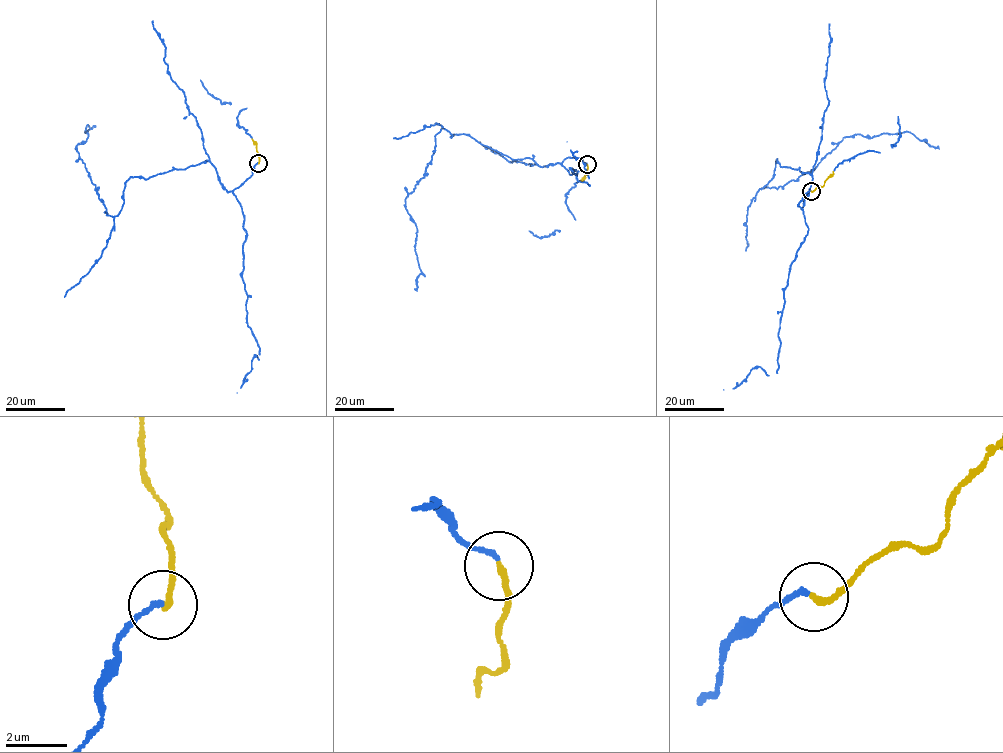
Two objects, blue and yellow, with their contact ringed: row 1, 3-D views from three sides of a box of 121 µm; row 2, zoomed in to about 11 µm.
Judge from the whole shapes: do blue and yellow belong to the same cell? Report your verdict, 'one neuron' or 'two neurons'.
one neuron

